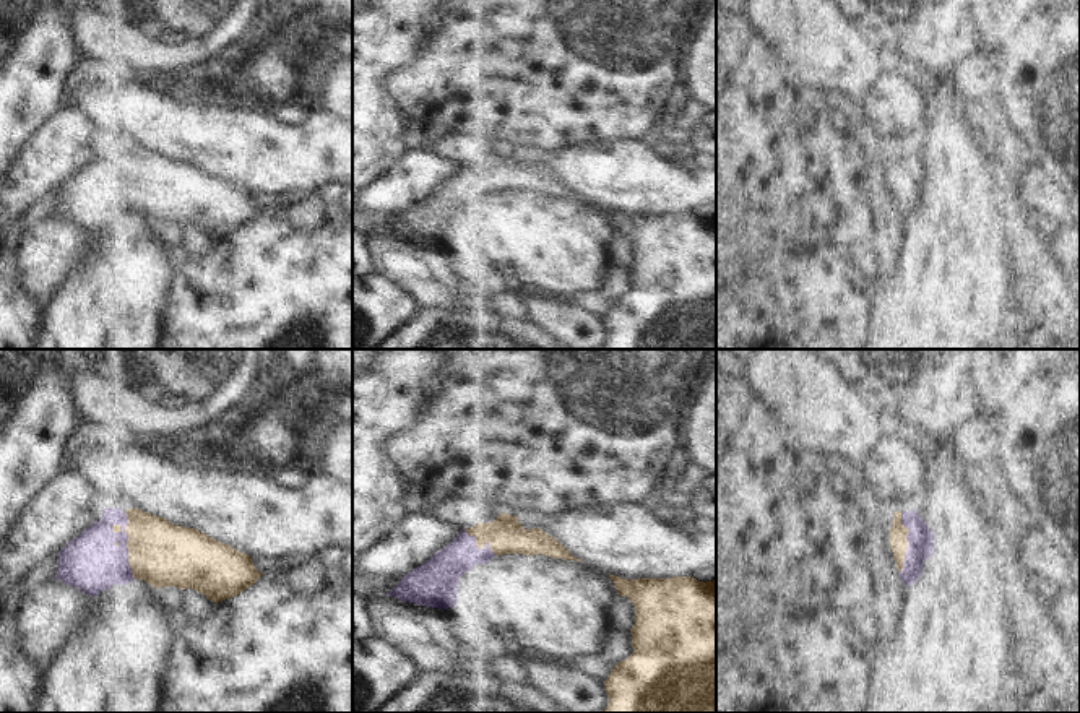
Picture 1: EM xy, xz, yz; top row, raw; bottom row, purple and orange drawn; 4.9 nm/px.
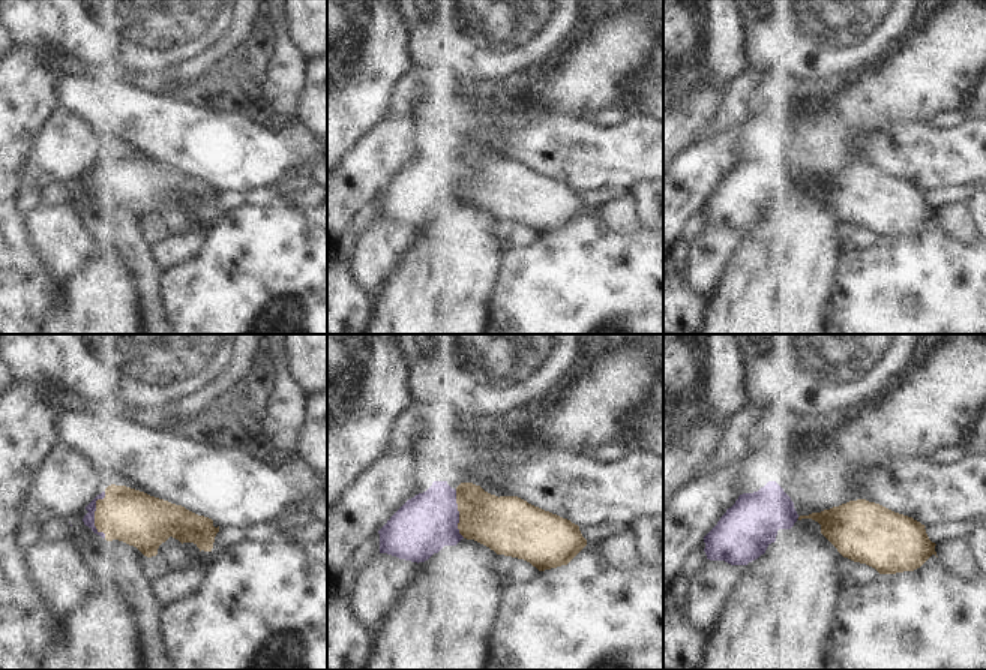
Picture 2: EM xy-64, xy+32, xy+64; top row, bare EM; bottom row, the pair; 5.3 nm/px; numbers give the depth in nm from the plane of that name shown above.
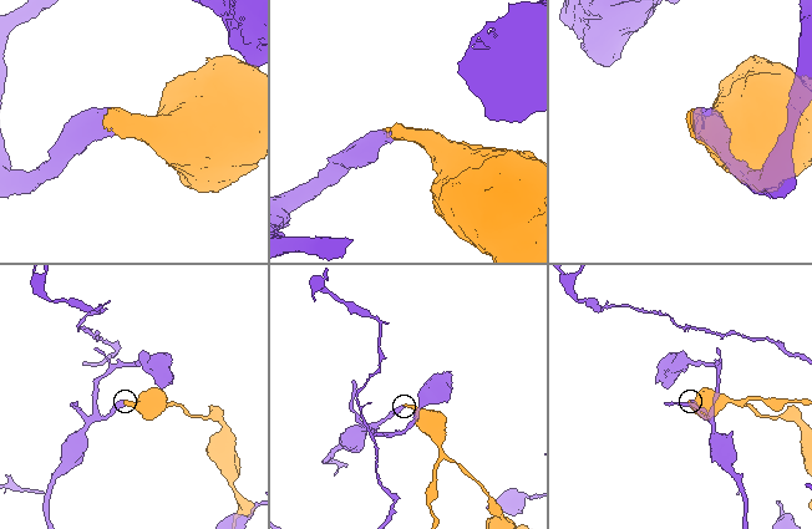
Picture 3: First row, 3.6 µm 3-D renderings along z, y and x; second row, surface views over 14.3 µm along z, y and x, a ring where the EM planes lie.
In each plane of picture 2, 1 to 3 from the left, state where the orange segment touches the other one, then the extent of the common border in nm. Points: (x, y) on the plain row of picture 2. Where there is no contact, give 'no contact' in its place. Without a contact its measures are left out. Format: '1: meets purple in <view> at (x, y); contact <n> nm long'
1: meets purple in xy-64 at (93, 179); contact 240 nm long
2: meets purple in xy+32 at (458, 179); contact 260 nm long
3: no contact

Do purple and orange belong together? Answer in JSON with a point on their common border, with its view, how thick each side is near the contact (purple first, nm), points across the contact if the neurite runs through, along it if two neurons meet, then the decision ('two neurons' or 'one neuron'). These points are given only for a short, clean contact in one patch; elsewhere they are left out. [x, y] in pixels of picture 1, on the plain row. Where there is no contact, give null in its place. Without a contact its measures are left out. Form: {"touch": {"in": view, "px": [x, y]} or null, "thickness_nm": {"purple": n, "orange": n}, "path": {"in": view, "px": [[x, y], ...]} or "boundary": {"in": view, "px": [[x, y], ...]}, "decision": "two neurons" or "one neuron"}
{"touch": {"in": "xy", "px": [125, 181]}, "thickness_nm": {"purple": 300, "orange": 320}, "path": {"in": "xy", "px": [[91, 198], [125, 181], [146, 182], [163, 190]]}, "decision": "one neuron"}

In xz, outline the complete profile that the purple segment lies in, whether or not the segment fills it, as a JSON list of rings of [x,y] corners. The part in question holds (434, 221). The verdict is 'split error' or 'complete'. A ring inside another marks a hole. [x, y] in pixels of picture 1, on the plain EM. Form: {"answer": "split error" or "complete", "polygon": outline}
{"answer": "split error", "polygon": [[[500,149],[490,159],[461,166],[447,184],[413,205],[385,231],[417,242],[455,244],[460,213],[476,200],[489,200],[494,192],[503,190],[541,190],[581,198],[539,164],[525,166],[518,153]]]}

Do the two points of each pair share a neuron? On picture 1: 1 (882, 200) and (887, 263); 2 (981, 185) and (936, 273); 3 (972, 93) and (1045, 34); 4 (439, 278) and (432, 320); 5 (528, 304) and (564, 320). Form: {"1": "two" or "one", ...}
{"1": "one", "2": "one", "3": "two", "4": "two", "5": "one"}

